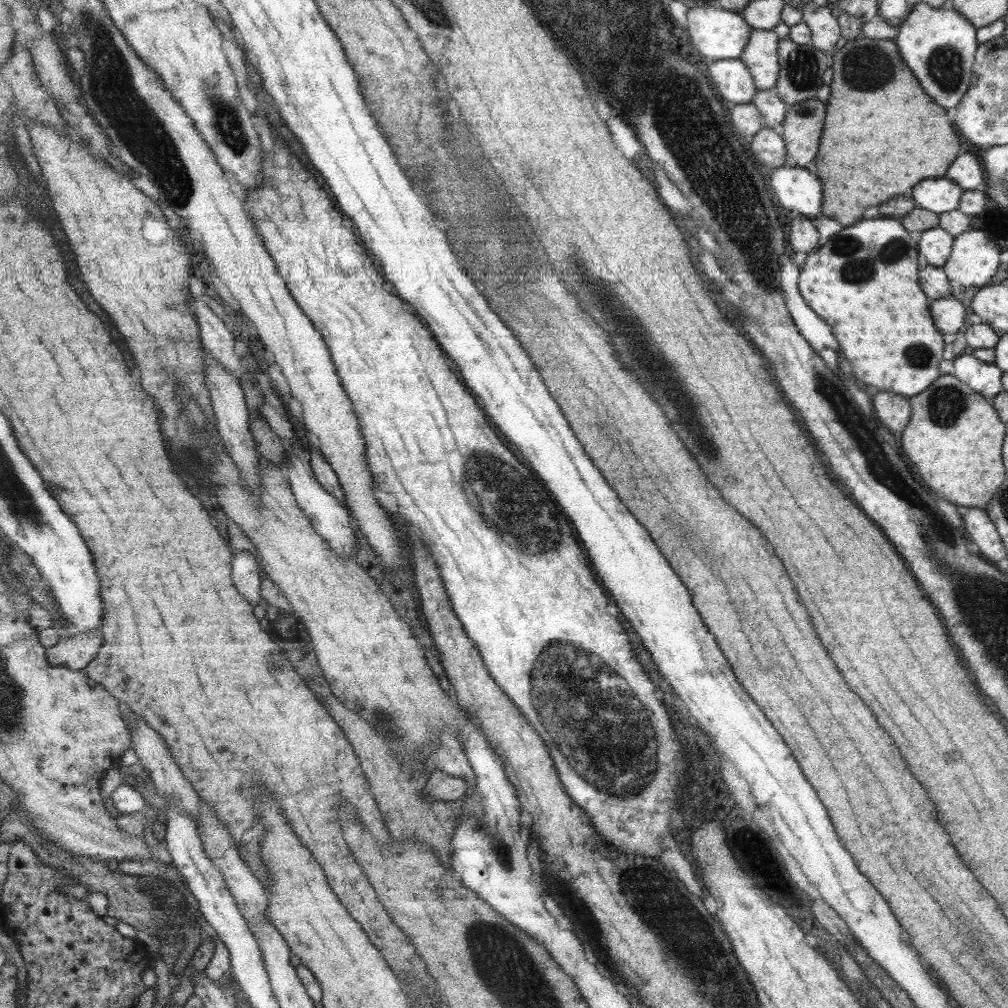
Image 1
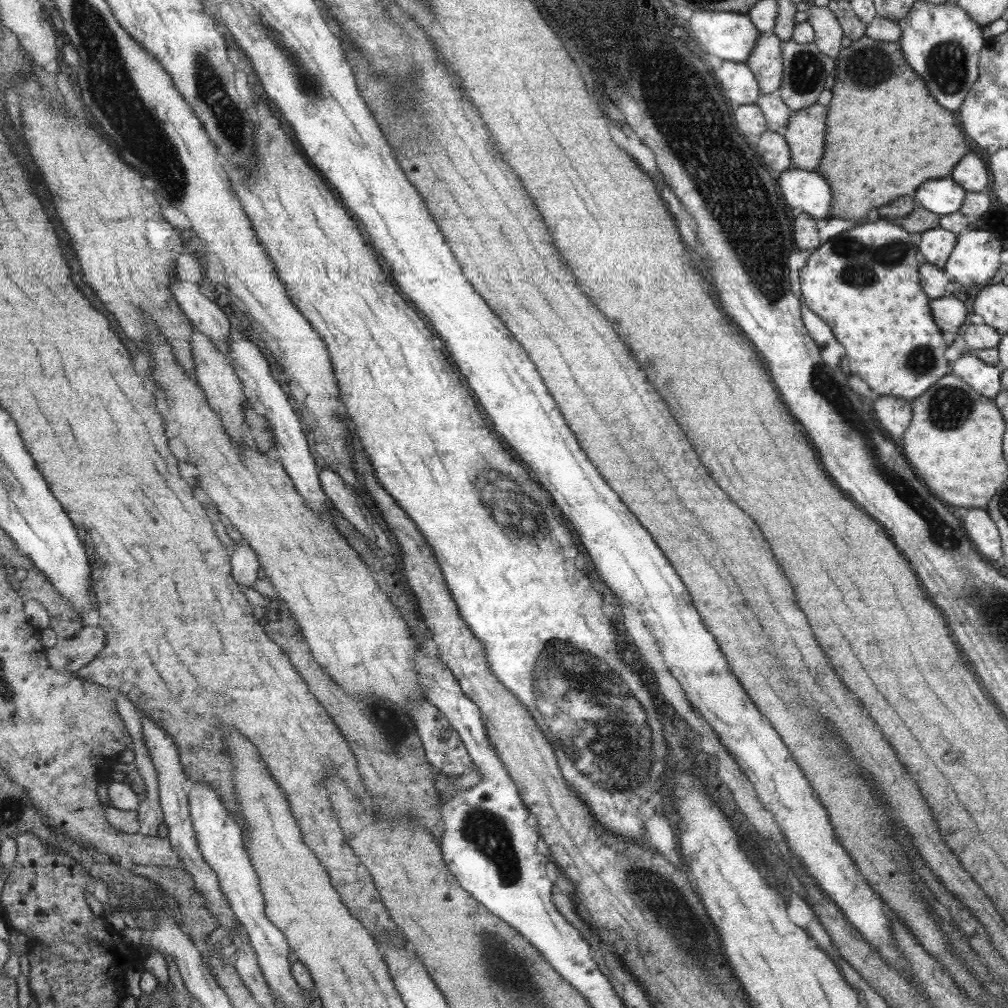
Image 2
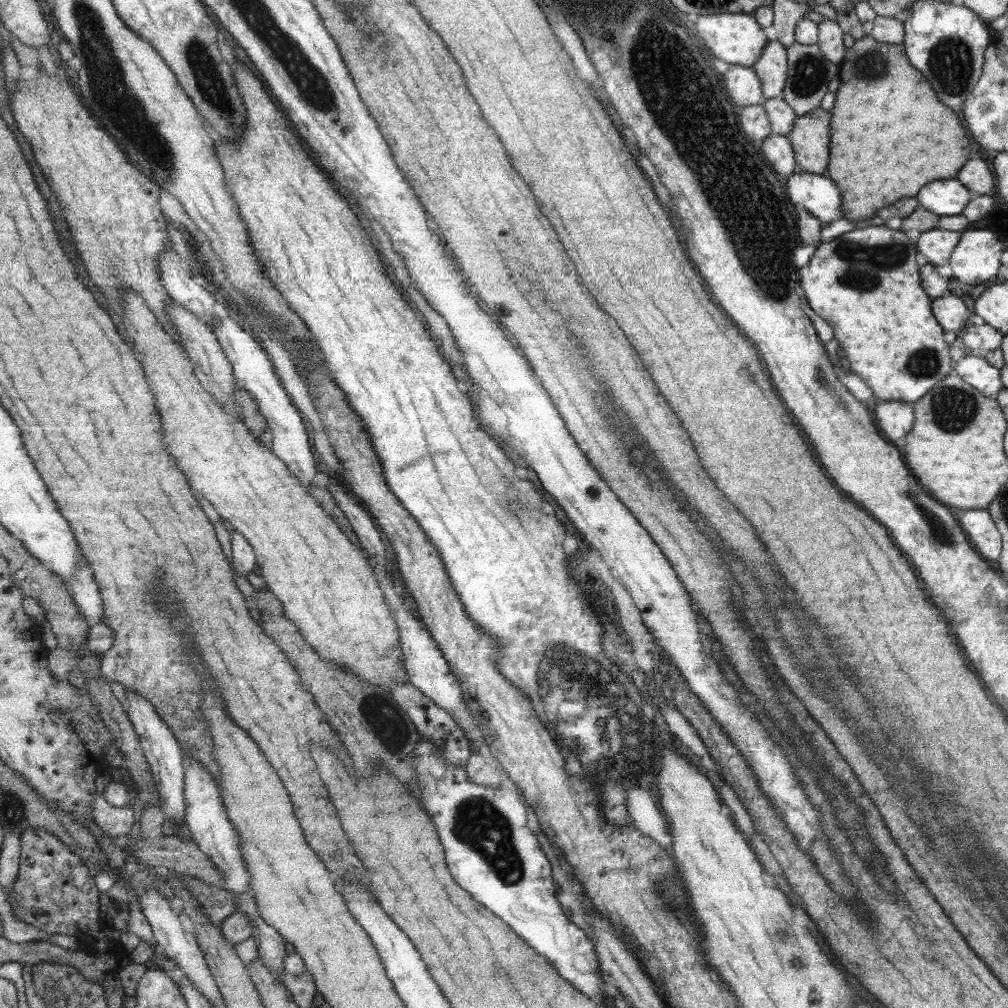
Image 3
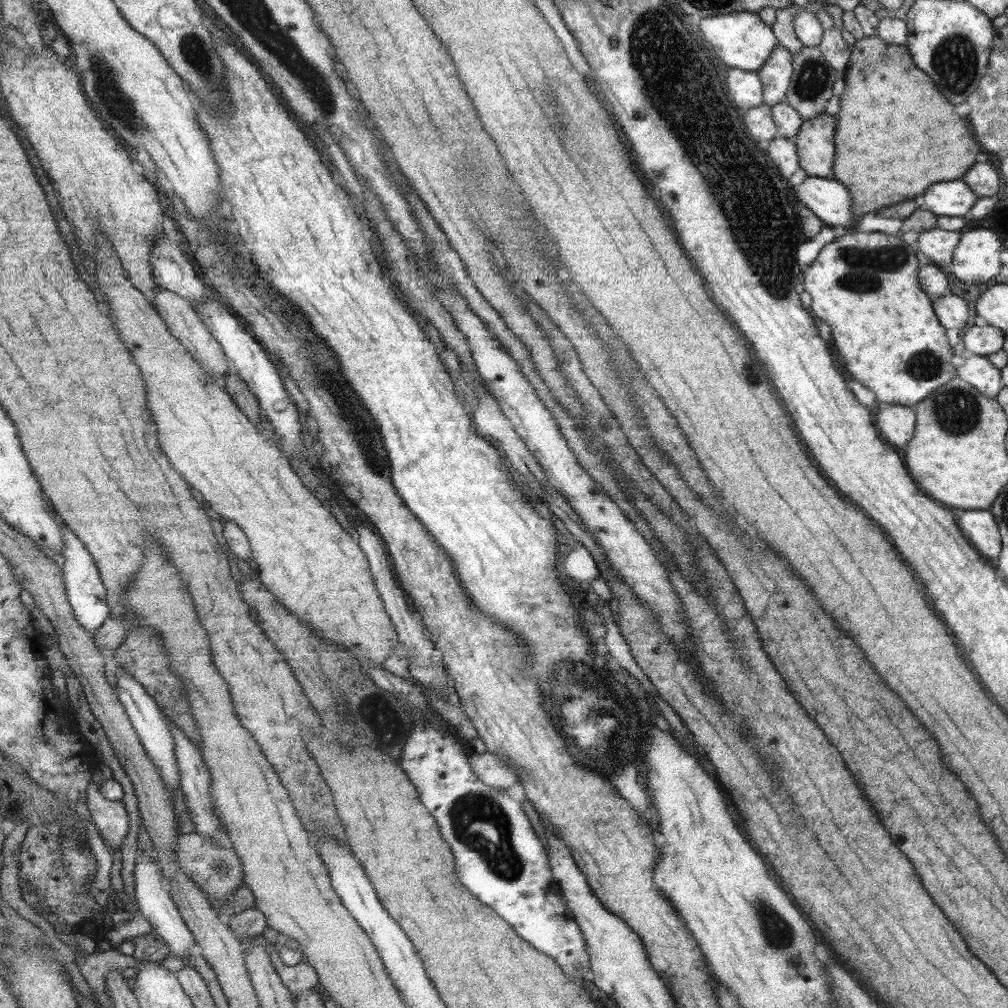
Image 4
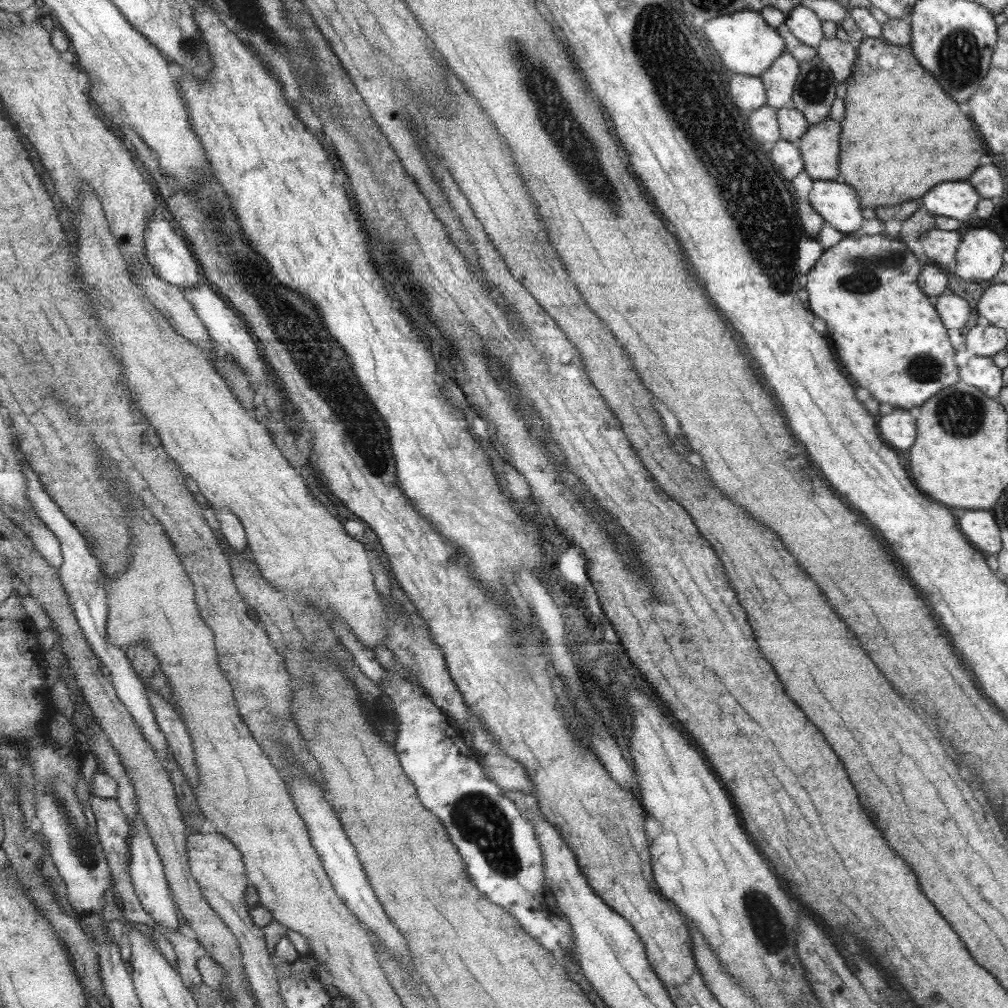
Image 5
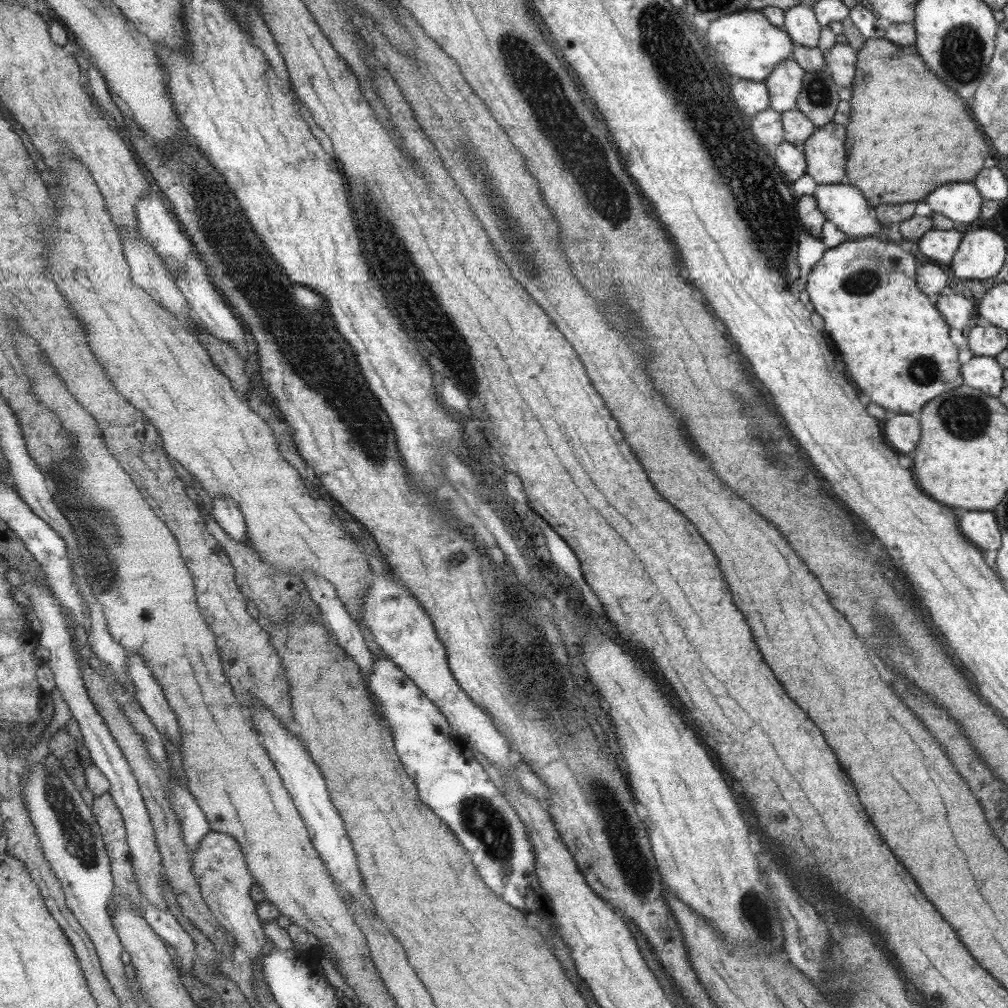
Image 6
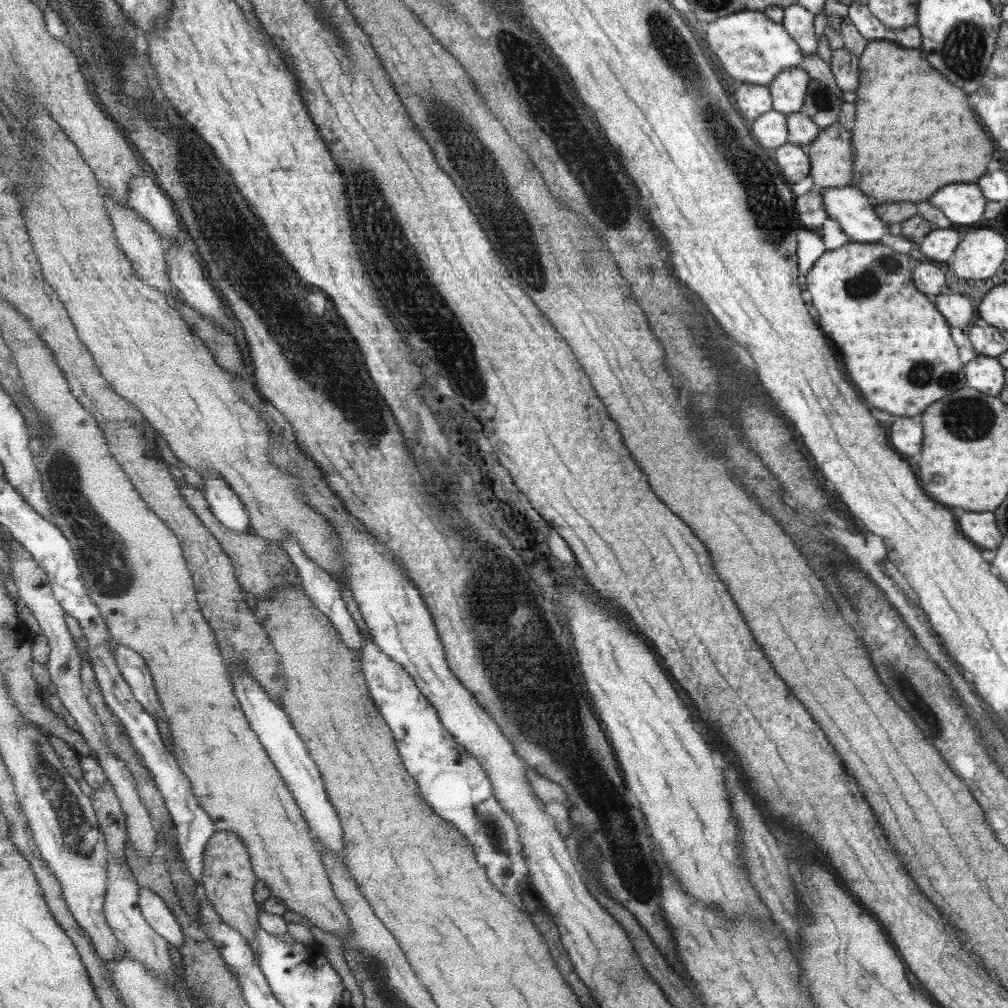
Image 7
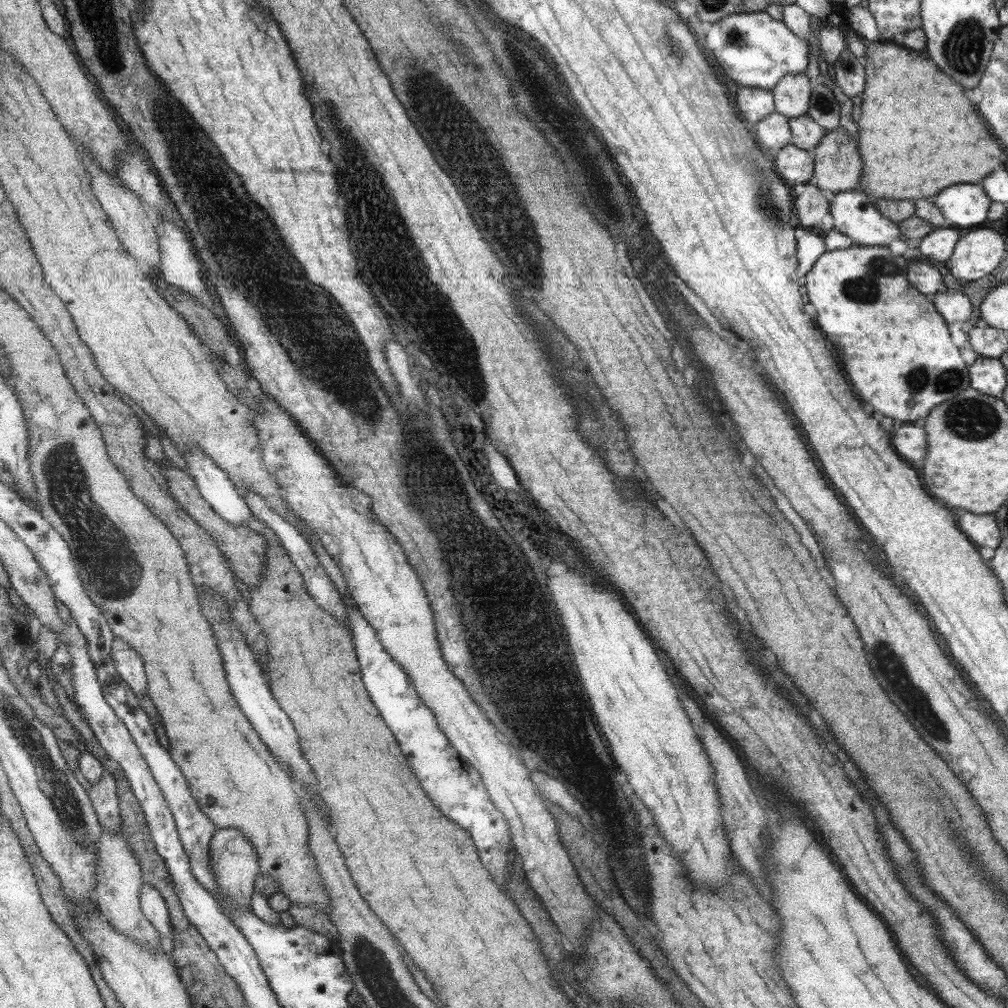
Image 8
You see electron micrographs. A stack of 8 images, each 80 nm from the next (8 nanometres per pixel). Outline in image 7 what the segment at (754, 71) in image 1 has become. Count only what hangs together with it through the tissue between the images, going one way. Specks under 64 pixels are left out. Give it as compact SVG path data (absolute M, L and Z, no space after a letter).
M801 66L784 68L767 87L773 97L772 110L785 115L801 112L809 86L810 79Z

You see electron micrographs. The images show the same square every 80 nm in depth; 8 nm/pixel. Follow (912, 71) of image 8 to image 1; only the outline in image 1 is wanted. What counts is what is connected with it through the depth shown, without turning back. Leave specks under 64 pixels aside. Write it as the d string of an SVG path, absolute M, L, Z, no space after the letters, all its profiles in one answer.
M857 36L853 40L846 41L843 47L831 54L829 66L833 77L831 78L831 83L828 85L831 92L825 104L827 124L823 124L823 144L818 145L819 150L817 152L817 154L821 154L821 162L815 160L813 166L815 166L815 174L819 176L819 180L823 180L823 212L821 212L820 216L831 218L839 226L848 227L853 223L857 223L865 208L877 206L877 204L889 200L895 194L909 192L909 188L913 188L913 184L917 184L923 178L941 178L945 174L947 166L955 160L961 142L959 142L959 136L955 134L955 130L951 128L951 124L949 124L949 120L945 116L945 110L941 106L937 106L927 94L921 92L921 88L917 84L919 82L918 78L911 73L910 67L902 60L898 52L898 47L893 41L889 39L875 40Z

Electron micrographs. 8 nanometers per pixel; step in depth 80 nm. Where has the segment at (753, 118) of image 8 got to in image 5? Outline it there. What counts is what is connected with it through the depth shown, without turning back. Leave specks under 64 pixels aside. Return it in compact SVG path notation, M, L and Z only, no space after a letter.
M732 74L729 80L729 95L743 116L748 117L753 111L766 105L765 86L757 76Z

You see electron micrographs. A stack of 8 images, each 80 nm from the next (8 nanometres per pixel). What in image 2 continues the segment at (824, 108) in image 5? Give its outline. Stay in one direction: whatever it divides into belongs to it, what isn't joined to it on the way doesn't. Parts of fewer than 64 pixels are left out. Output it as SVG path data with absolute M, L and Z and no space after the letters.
M791 39L782 40L781 55L783 74L778 92L785 107L791 112L815 104L819 93L824 90L825 78L835 72L833 59L818 51L814 43L797 44Z

